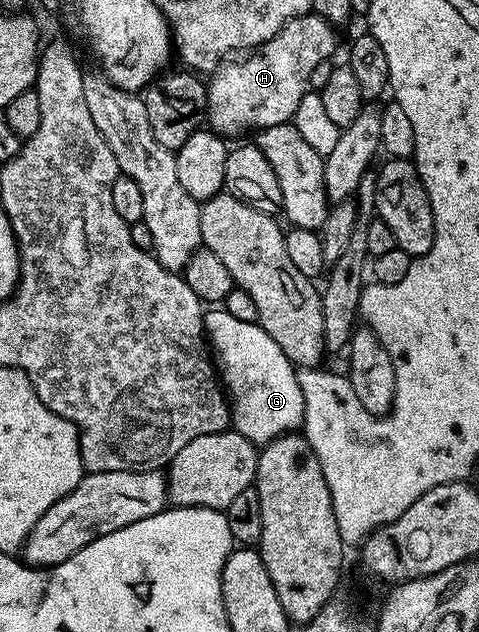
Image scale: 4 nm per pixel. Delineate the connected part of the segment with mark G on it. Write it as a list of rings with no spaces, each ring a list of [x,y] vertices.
[[[217,306],[204,313],[205,335],[208,347],[215,357],[216,367],[219,369],[219,380],[227,393],[227,399],[231,405],[231,428],[244,438],[247,438],[256,446],[264,446],[275,438],[284,436],[286,432],[292,432],[302,427],[305,419],[303,391],[296,382],[297,368],[275,346],[275,338],[261,329],[261,325],[251,322],[239,322],[239,318],[227,314],[224,307]]]

